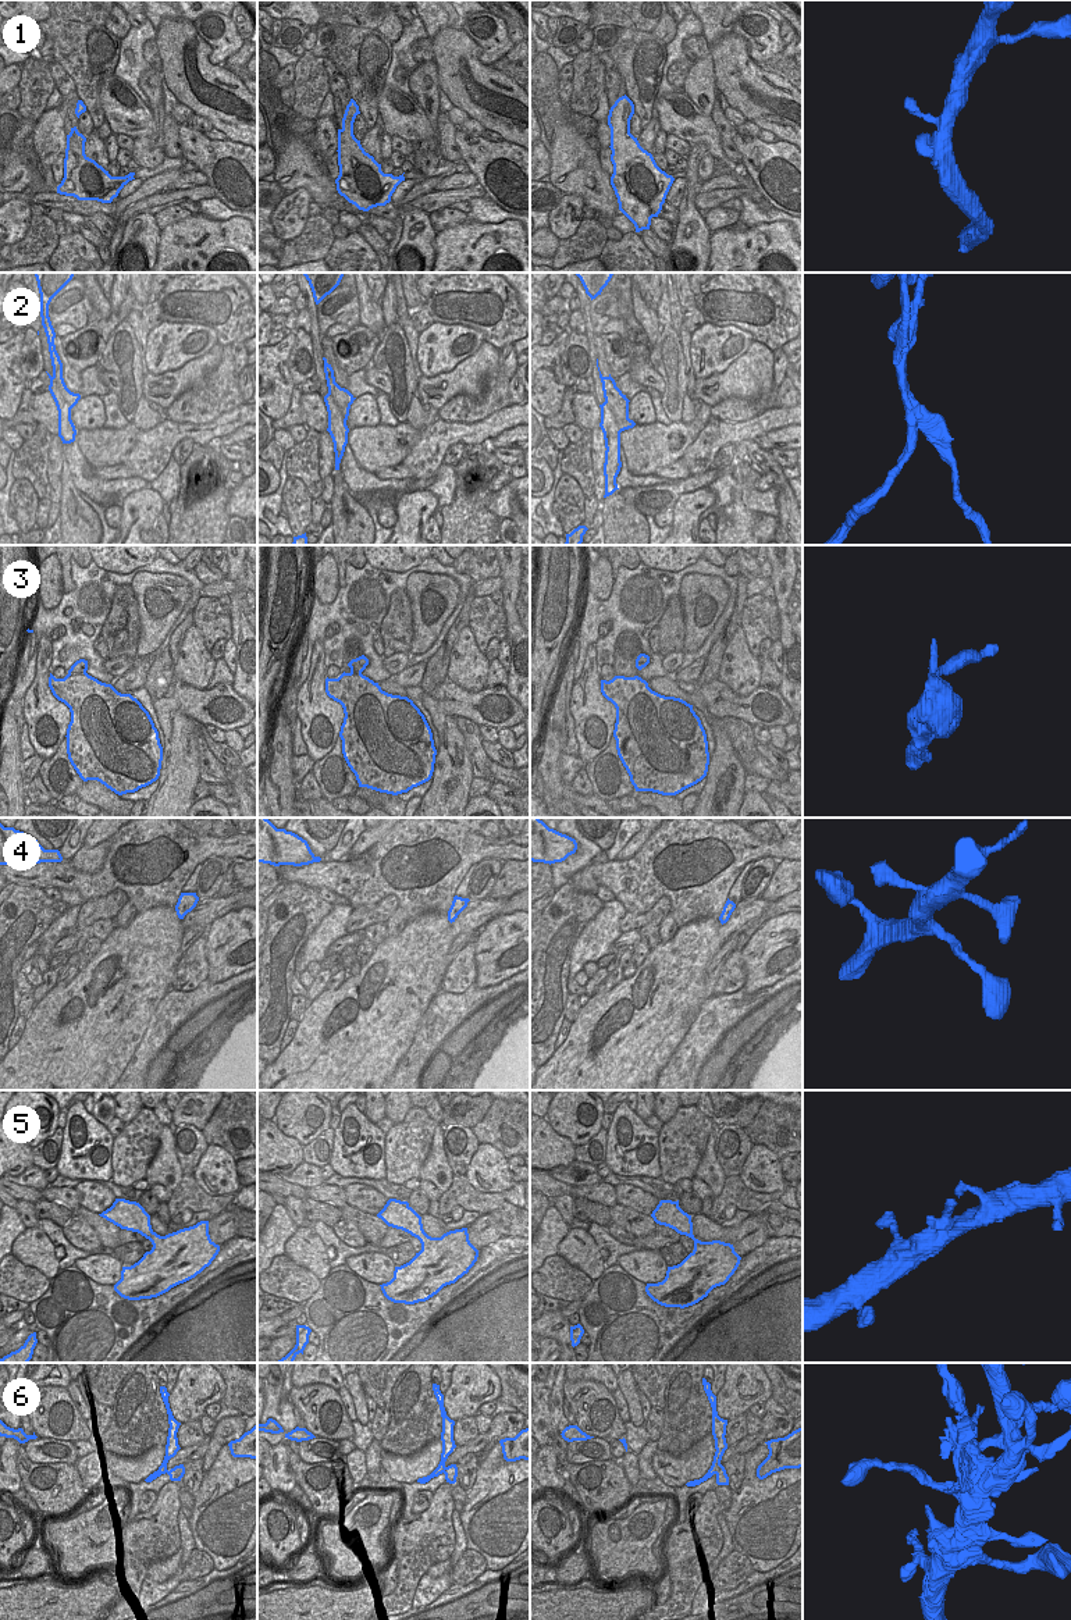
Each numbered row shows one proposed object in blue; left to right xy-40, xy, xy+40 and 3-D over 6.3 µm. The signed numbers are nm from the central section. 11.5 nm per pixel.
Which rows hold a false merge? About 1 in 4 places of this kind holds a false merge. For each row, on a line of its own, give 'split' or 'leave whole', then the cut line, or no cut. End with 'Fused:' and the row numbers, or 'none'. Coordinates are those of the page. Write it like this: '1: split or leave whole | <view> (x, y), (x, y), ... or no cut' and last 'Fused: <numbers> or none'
1: leave whole | no cut
2: split | xy-40 (53, 365), (57, 373), (56, 387), (71, 408)
3: leave whole | no cut
4: leave whole | no cut
5: leave whole | no cut
6: split | xy+40 (721, 1464), (715, 1473)
Fused: 2, 6

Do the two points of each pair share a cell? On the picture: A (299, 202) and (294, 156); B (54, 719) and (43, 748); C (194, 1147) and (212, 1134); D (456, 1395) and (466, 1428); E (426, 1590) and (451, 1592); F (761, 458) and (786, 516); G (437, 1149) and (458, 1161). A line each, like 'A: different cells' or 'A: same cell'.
A: different cells
B: same cell
C: different cells
D: different cells
E: different cells
F: same cell
G: different cells

